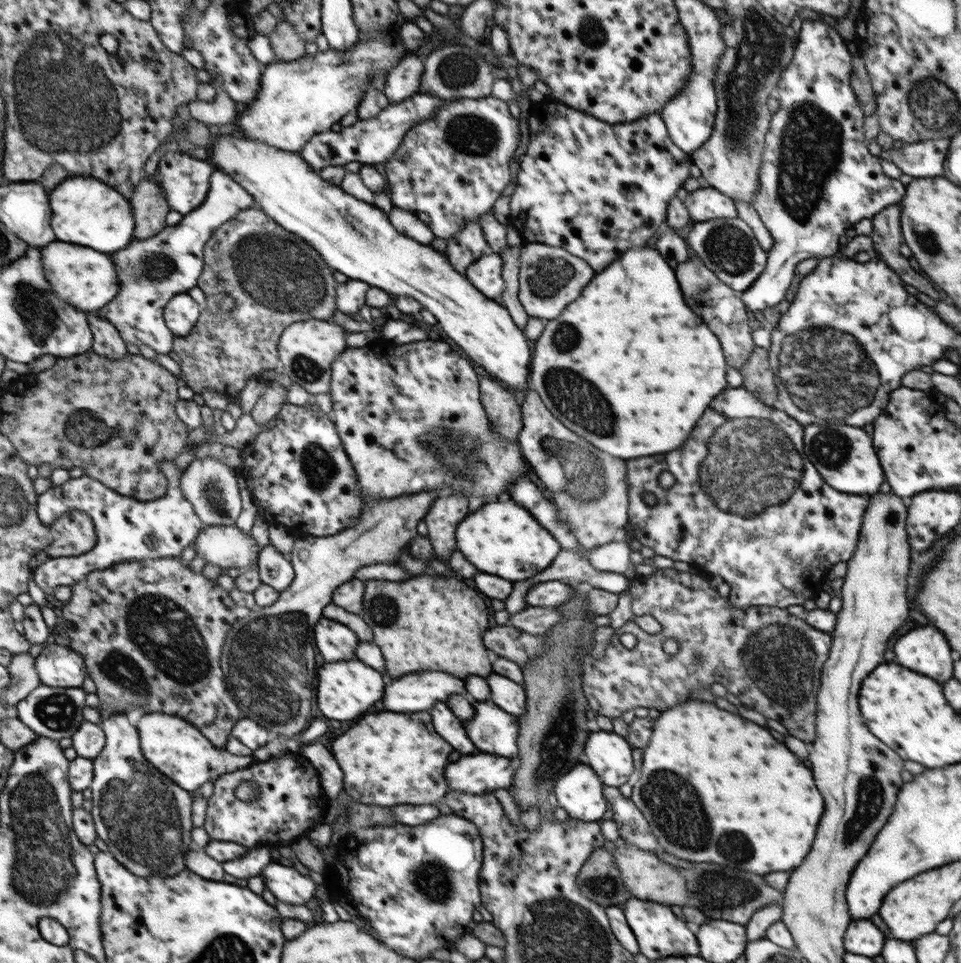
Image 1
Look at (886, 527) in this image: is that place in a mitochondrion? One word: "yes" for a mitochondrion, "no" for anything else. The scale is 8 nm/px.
no

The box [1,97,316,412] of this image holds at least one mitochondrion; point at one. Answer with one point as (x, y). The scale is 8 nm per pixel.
(33, 308)

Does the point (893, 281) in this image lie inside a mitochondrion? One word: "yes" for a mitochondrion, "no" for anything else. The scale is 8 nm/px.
no

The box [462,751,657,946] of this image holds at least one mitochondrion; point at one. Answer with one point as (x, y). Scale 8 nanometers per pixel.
(604, 885)

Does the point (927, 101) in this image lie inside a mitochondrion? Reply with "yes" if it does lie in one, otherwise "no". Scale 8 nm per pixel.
yes

